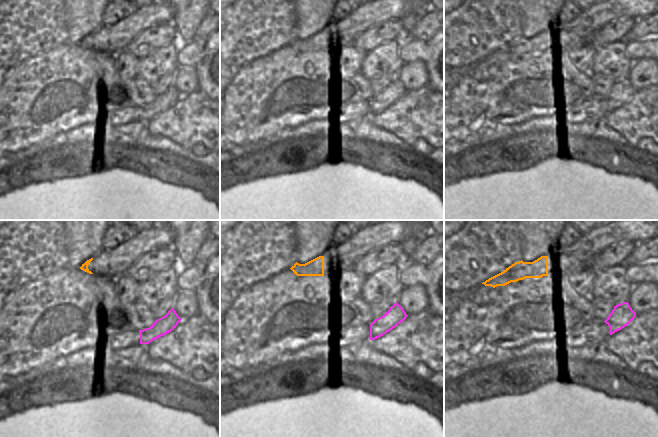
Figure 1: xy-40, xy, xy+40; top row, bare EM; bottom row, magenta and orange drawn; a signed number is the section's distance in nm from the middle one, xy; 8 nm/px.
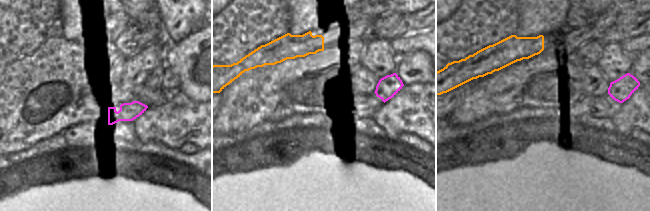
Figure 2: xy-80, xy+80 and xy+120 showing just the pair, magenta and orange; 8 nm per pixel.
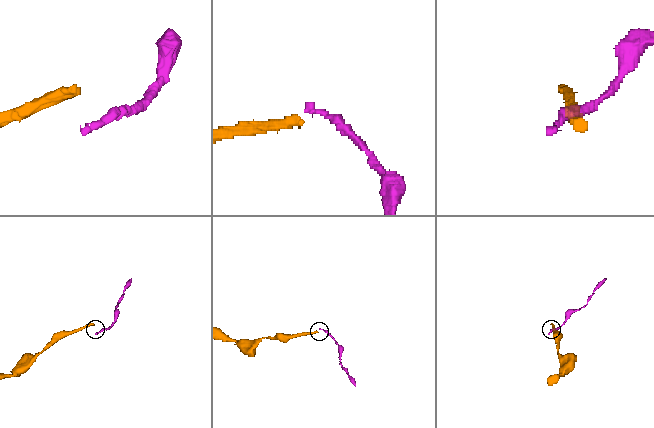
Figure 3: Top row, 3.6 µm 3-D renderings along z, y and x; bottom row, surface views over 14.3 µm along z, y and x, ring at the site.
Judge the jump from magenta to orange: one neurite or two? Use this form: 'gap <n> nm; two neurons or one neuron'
gap 550 nm; two neurons

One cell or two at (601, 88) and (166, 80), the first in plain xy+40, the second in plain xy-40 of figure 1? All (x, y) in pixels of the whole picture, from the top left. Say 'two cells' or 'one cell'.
one cell

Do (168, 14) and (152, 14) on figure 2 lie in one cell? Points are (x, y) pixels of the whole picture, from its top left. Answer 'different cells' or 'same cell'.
different cells

